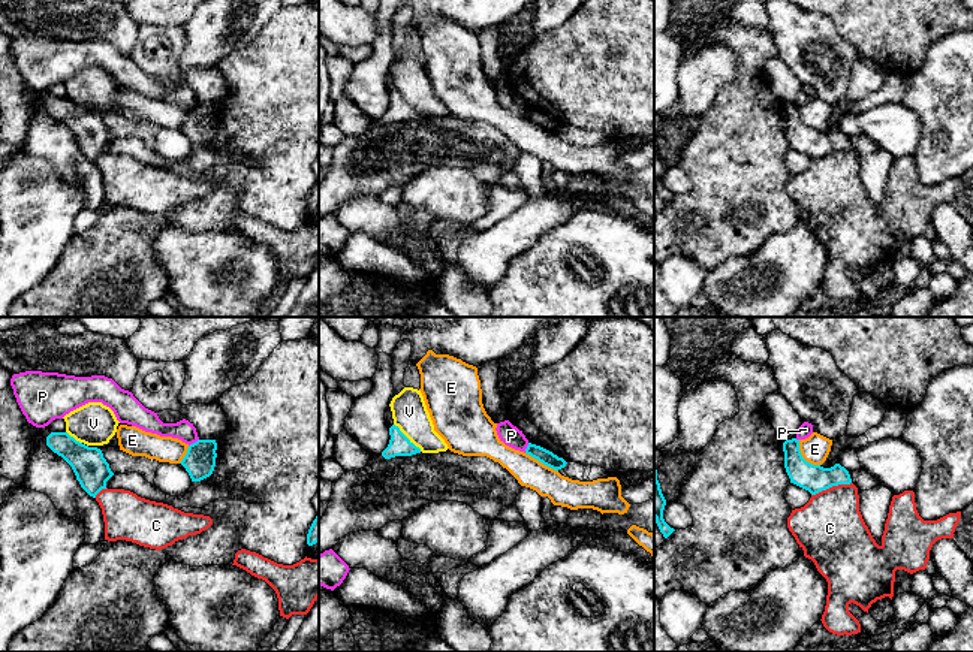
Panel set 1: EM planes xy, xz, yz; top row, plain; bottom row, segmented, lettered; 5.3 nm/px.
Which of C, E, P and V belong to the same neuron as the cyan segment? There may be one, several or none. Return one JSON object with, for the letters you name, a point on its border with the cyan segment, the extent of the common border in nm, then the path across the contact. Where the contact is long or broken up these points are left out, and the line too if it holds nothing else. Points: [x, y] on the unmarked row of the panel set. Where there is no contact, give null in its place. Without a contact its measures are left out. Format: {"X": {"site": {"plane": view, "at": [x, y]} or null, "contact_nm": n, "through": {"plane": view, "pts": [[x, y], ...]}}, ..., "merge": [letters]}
{"merge": []}

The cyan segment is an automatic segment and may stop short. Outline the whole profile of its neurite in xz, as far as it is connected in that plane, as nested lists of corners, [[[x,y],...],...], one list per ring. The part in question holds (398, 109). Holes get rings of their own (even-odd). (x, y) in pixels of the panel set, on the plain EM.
[[[392,90],[389,93],[389,109],[388,112],[382,117],[382,121],[385,124],[391,124],[395,121],[412,121],[416,118],[421,118],[421,114],[416,112],[401,96],[398,91]]]

